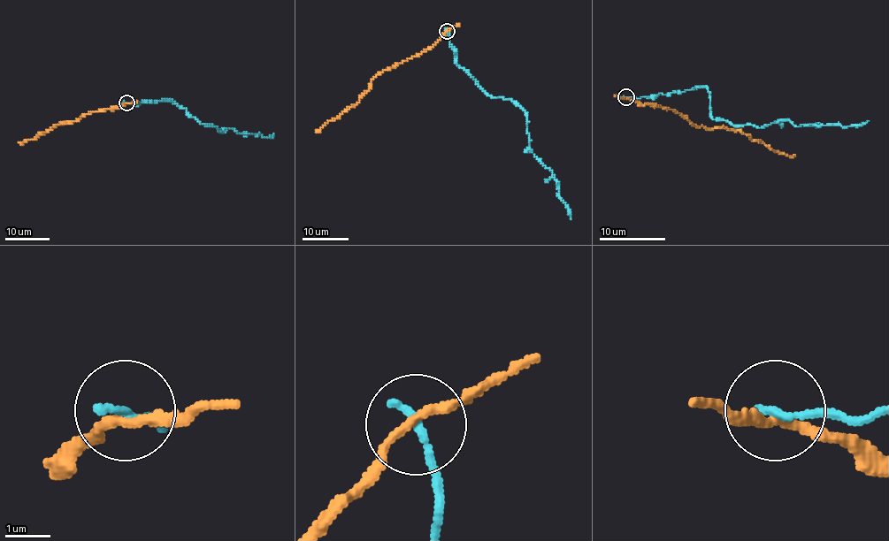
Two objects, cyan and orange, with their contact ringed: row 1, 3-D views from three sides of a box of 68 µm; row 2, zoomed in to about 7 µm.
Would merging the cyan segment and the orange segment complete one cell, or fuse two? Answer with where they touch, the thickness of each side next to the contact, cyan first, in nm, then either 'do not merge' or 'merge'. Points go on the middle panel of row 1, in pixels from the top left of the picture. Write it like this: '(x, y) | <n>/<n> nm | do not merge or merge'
(447, 31) | 200/200 nm | do not merge

